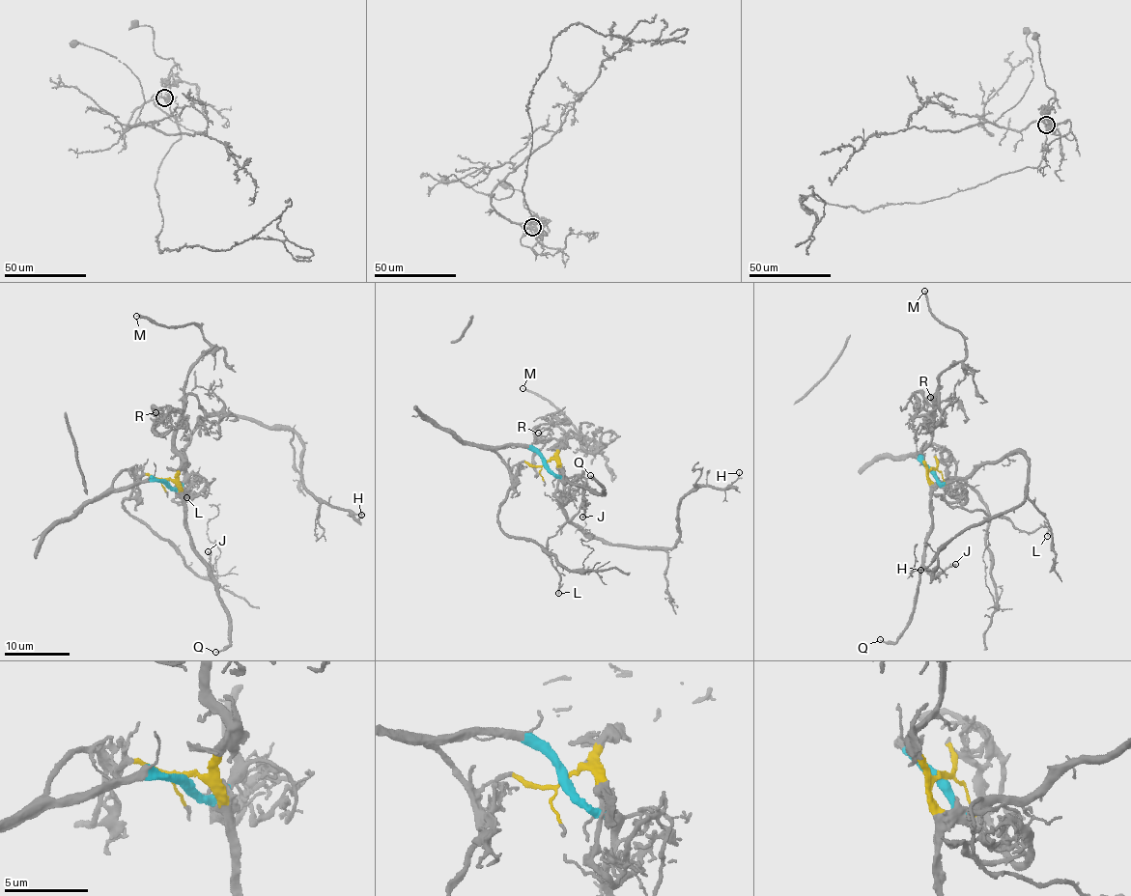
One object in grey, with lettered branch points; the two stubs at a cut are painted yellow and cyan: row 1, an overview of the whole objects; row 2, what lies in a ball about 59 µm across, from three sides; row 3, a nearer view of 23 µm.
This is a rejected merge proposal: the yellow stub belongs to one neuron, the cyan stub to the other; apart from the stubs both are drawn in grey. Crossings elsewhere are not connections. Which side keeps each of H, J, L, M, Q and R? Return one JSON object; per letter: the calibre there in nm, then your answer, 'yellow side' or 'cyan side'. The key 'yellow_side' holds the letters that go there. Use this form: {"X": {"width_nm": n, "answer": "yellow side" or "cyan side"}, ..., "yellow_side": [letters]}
{"H": {"width_nm": 80, "answer": "cyan side"}, "J": {"width_nm": 140, "answer": "yellow side"}, "L": {"width_nm": 110, "answer": "cyan side"}, "M": {"width_nm": 200, "answer": "yellow side"}, "Q": {"width_nm": 130, "answer": "yellow side"}, "R": {"width_nm": 160, "answer": "yellow side"}, "yellow_side": ["J", "M", "Q", "R"]}

